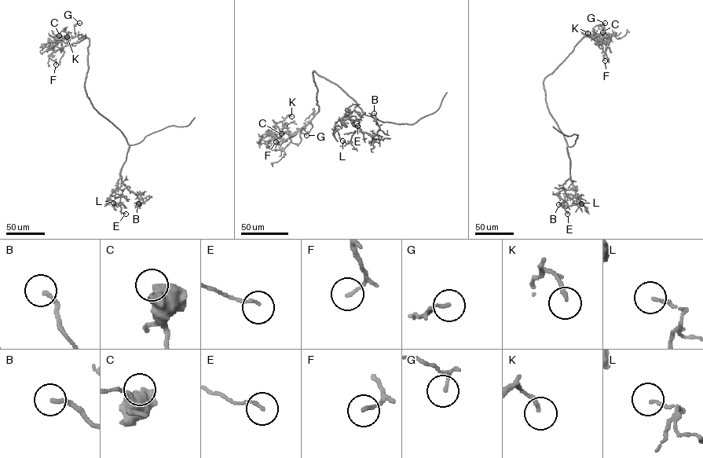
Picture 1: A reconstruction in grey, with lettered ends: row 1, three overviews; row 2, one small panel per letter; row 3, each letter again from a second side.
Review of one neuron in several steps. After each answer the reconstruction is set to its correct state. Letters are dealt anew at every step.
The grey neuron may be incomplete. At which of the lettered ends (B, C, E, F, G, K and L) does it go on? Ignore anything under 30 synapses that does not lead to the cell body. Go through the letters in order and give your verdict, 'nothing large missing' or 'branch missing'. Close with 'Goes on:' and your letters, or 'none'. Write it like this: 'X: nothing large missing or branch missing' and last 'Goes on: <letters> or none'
B: nothing large missing
C: nothing large missing
E: nothing large missing
F: nothing large missing
G: nothing large missing
K: nothing large missing
L: nothing large missing
Goes on: none

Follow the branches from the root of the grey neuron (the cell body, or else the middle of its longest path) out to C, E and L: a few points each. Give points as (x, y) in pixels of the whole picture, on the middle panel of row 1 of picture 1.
C: (322, 77), (313, 71), (319, 111), (308, 123), (294, 132), (281, 133)
E: (322, 77), (338, 85), (364, 112), (353, 122), (348, 115), (338, 119), (351, 119), (351, 123), (357, 126)
L: (322, 77), (338, 85), (364, 112), (353, 121), (358, 129), (353, 132), (350, 141), (342, 141)

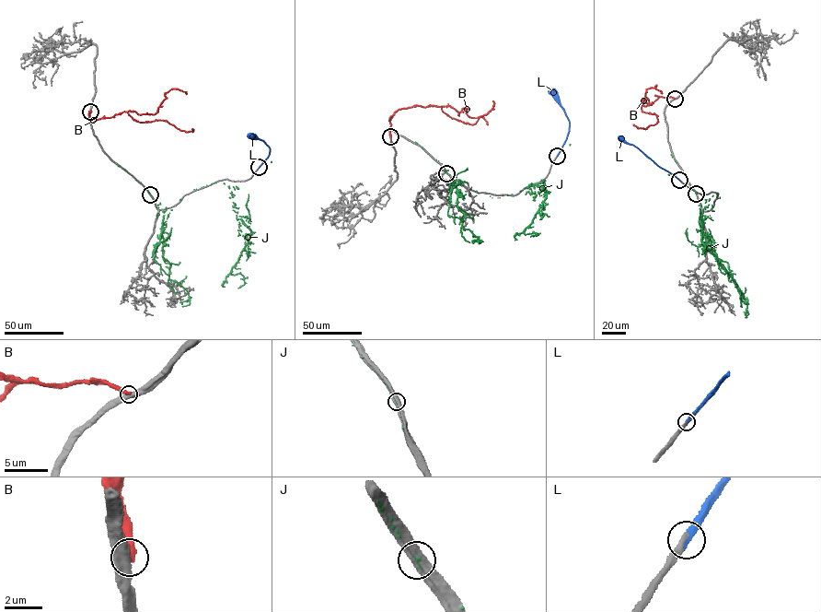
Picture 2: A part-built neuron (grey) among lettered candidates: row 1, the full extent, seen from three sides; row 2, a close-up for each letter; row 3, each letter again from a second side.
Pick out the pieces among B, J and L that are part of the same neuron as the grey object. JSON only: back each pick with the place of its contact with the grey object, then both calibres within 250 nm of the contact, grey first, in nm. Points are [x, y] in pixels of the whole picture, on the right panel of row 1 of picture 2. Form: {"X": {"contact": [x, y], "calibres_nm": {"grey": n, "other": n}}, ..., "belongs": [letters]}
{"L": {"contact": [679, 180], "calibres_nm": {"grey": 240, "other": 300}}, "belongs": ["L"]}

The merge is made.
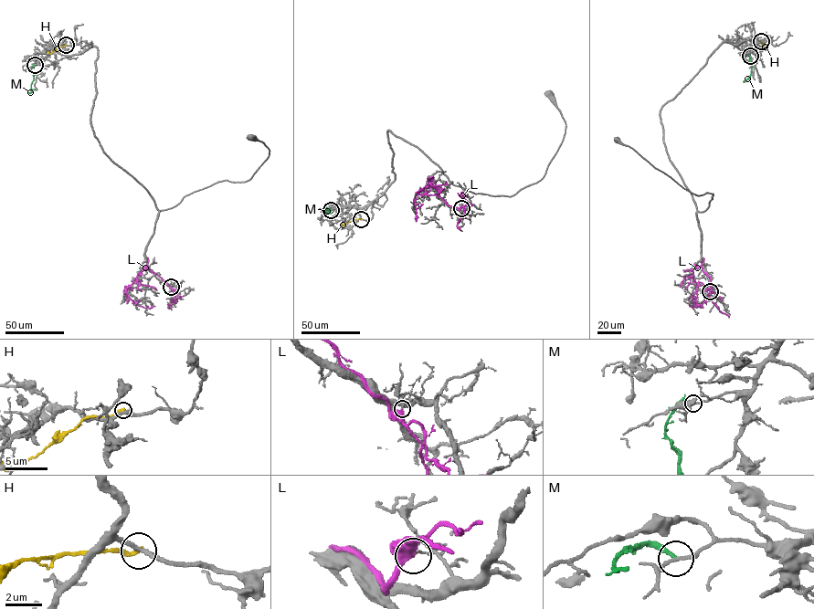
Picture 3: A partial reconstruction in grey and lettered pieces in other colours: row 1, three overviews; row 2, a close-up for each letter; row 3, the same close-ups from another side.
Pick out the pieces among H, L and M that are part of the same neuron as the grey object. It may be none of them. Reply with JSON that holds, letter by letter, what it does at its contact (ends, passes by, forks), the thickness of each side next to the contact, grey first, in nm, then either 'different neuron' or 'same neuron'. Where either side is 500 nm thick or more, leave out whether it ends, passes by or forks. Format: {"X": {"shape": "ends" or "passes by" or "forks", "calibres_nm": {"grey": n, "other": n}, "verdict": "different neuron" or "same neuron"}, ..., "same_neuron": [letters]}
{"H": {"shape": "ends", "calibres_nm": {"grey": 280, "other": 240}, "verdict": "different neuron"}, "L": {"calibres_nm": {"grey": 80, "other": 550}, "verdict": "different neuron"}, "M": {"shape": "ends", "calibres_nm": {"grey": 170, "other": 240}, "verdict": "different neuron"}, "same_neuron": []}

